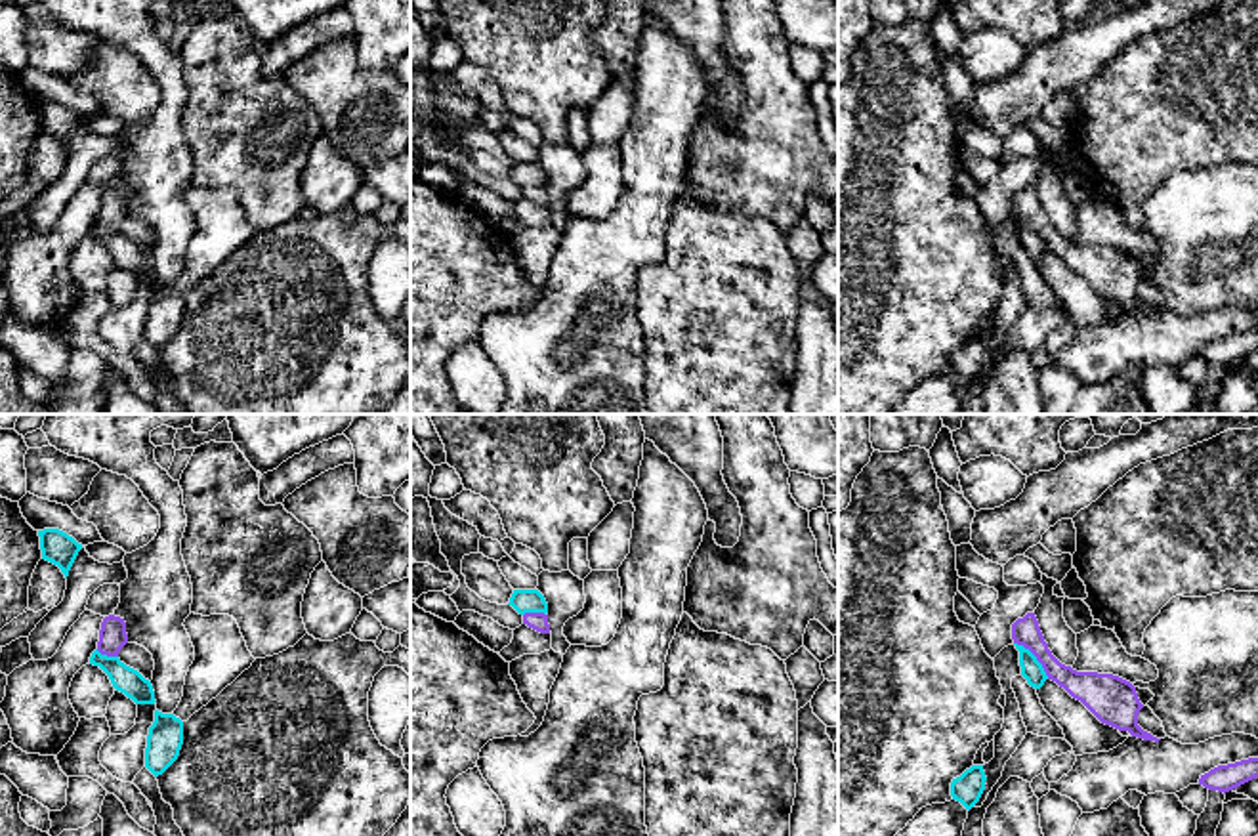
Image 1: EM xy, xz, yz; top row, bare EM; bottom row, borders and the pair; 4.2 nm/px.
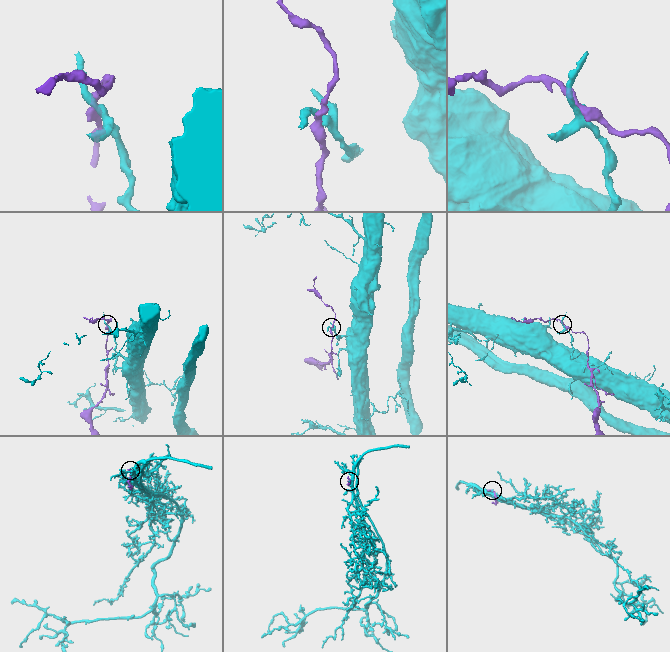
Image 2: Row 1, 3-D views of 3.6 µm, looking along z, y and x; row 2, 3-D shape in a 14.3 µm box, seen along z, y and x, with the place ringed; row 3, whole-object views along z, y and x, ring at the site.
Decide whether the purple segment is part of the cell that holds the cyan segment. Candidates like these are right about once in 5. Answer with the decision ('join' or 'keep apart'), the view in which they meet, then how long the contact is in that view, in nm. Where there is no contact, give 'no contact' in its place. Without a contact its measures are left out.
keep apart | yz | 220 nm

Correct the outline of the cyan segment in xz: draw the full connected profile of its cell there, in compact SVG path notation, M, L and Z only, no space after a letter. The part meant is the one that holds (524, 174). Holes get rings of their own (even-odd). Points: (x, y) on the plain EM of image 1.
M514 162L510 176L519 187L548 185L548 176L538 162Z

